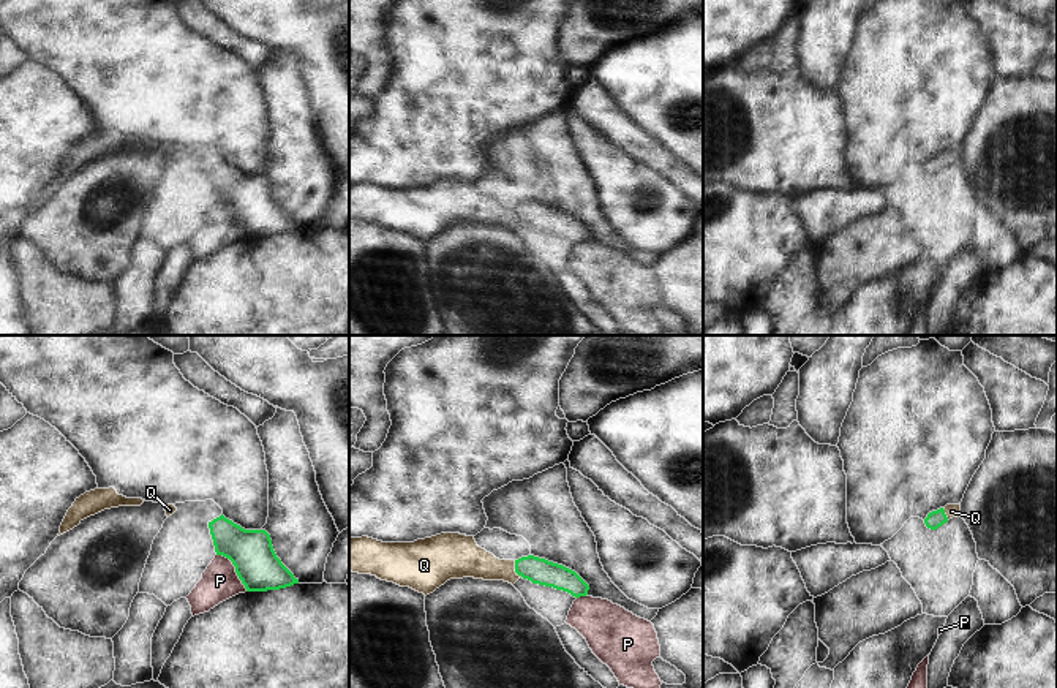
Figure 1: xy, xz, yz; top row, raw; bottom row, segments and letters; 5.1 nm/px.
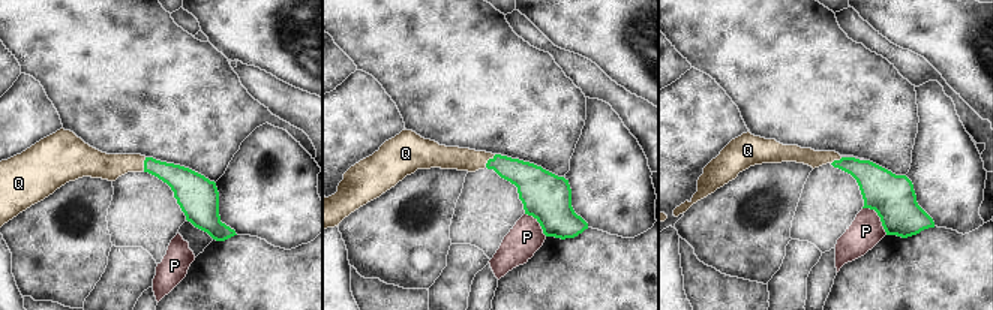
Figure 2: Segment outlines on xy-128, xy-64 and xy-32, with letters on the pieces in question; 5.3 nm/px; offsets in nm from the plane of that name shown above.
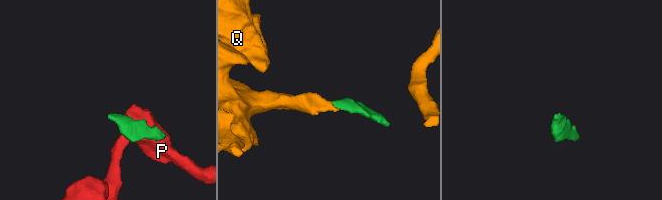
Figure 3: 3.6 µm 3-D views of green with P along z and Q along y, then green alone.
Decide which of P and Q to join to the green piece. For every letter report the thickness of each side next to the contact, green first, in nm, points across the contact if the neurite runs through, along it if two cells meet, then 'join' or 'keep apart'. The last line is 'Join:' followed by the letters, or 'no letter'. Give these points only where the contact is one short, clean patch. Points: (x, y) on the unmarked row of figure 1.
P: calibres 220 and 190 nm; keep apart
Q: calibres 130 and 180 nm; way xz (541, 217), (515, 214), (489, 214), (468, 206); join
Join: Q

